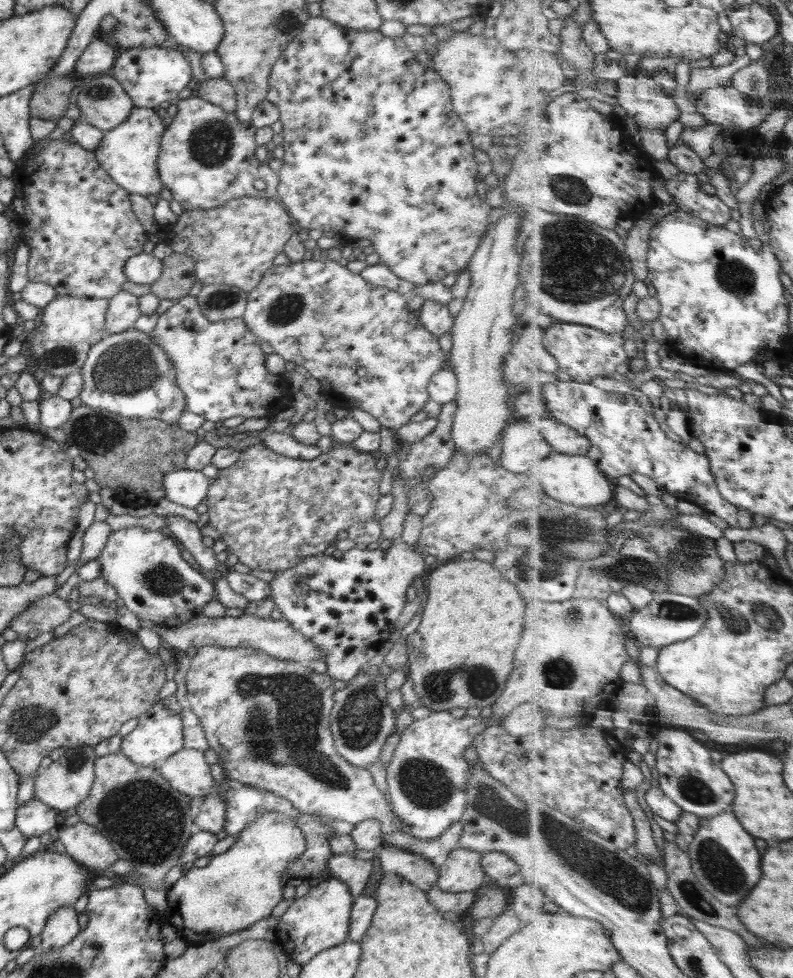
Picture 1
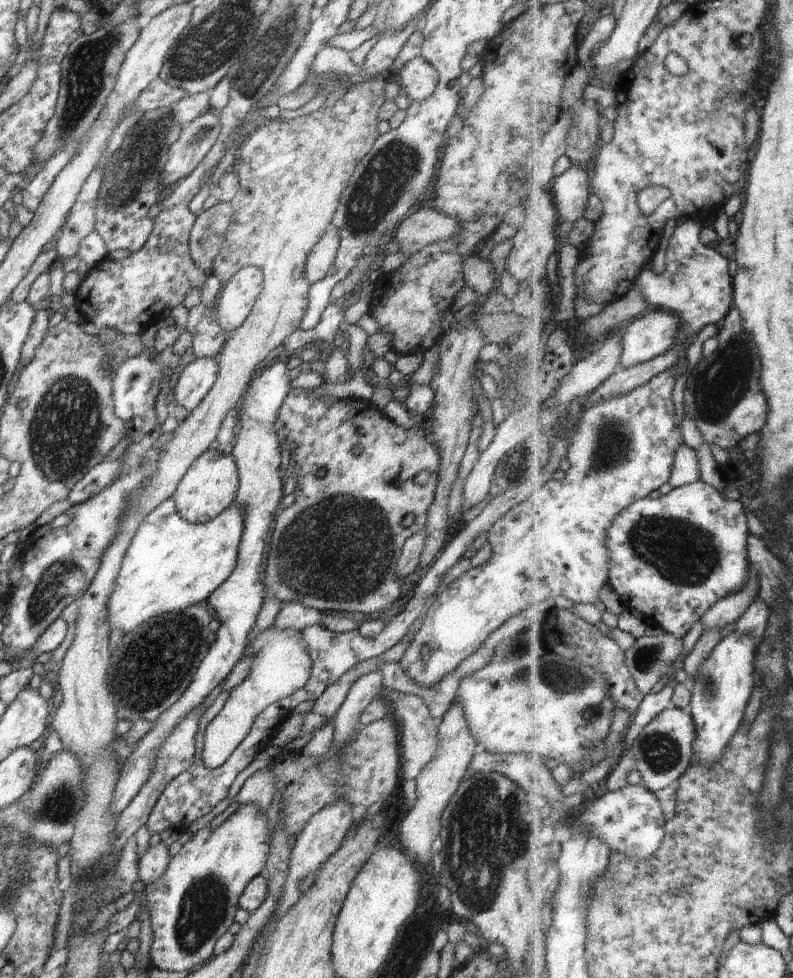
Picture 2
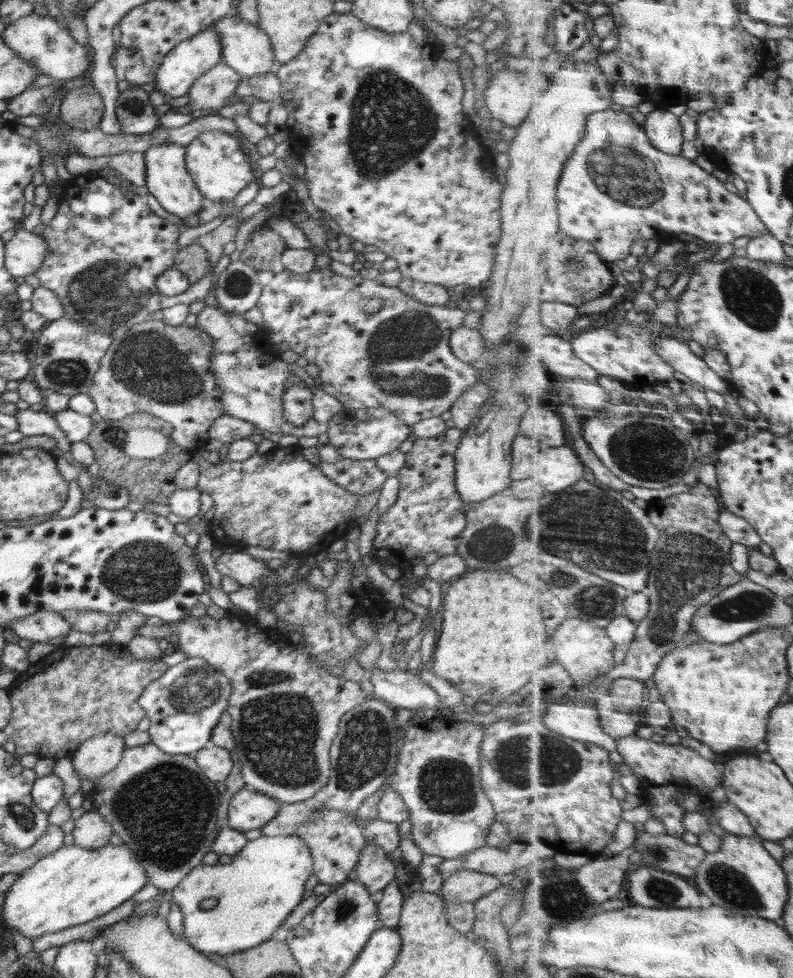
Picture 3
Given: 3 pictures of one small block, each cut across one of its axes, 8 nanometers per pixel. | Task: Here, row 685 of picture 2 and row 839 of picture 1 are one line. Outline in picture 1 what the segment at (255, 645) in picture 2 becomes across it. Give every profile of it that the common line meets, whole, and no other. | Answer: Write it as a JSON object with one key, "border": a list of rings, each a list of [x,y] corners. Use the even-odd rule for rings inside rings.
{"border":[[[286,810],[262,814],[238,832],[236,842],[224,854],[212,855],[204,867],[192,867],[169,888],[166,893],[166,911],[169,913],[166,922],[174,926],[178,937],[190,946],[247,929],[251,924],[270,917],[274,906],[283,901],[284,872],[288,863],[298,860],[304,850],[306,839],[292,815]]]}

